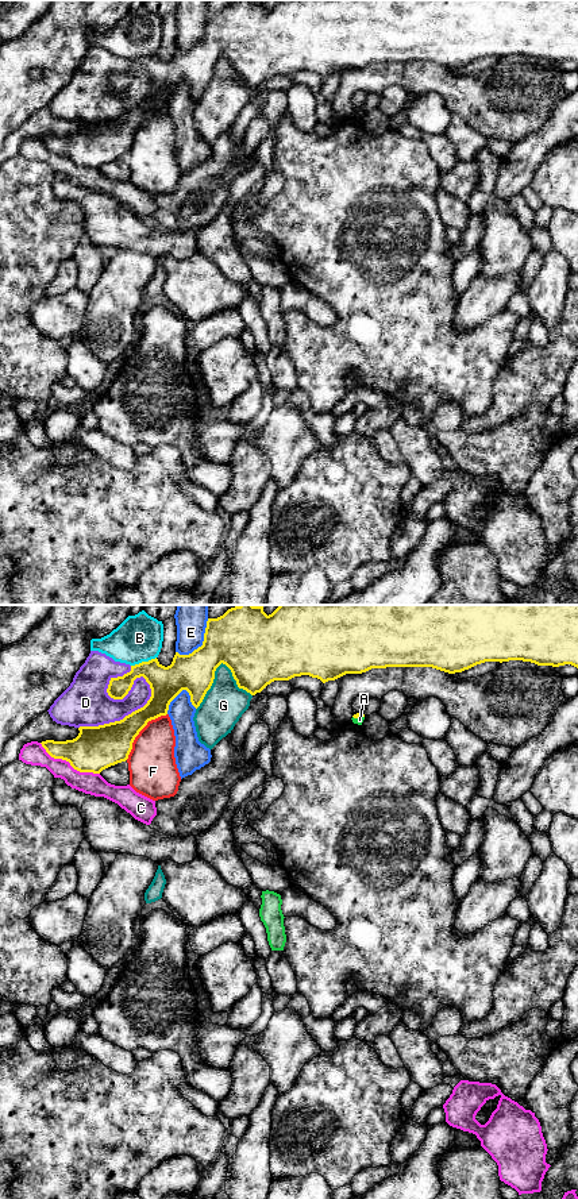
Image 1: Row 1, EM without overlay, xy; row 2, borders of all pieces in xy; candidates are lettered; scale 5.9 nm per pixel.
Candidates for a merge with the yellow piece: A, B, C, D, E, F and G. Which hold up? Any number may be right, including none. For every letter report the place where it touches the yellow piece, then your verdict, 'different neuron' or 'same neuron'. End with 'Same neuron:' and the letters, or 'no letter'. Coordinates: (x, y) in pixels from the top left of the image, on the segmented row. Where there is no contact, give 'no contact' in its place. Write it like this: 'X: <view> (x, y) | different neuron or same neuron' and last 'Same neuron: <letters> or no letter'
A: xy (358, 717) | different neuron
B: xy (143, 662) | different neuron
C: xy (69, 762) | different neuron
D: xy (120, 720) | different neuron
E: xy (203, 644) | different neuron
F: xy (139, 731) | different neuron
G: xy (218, 666) | different neuron
Same neuron: no letter

